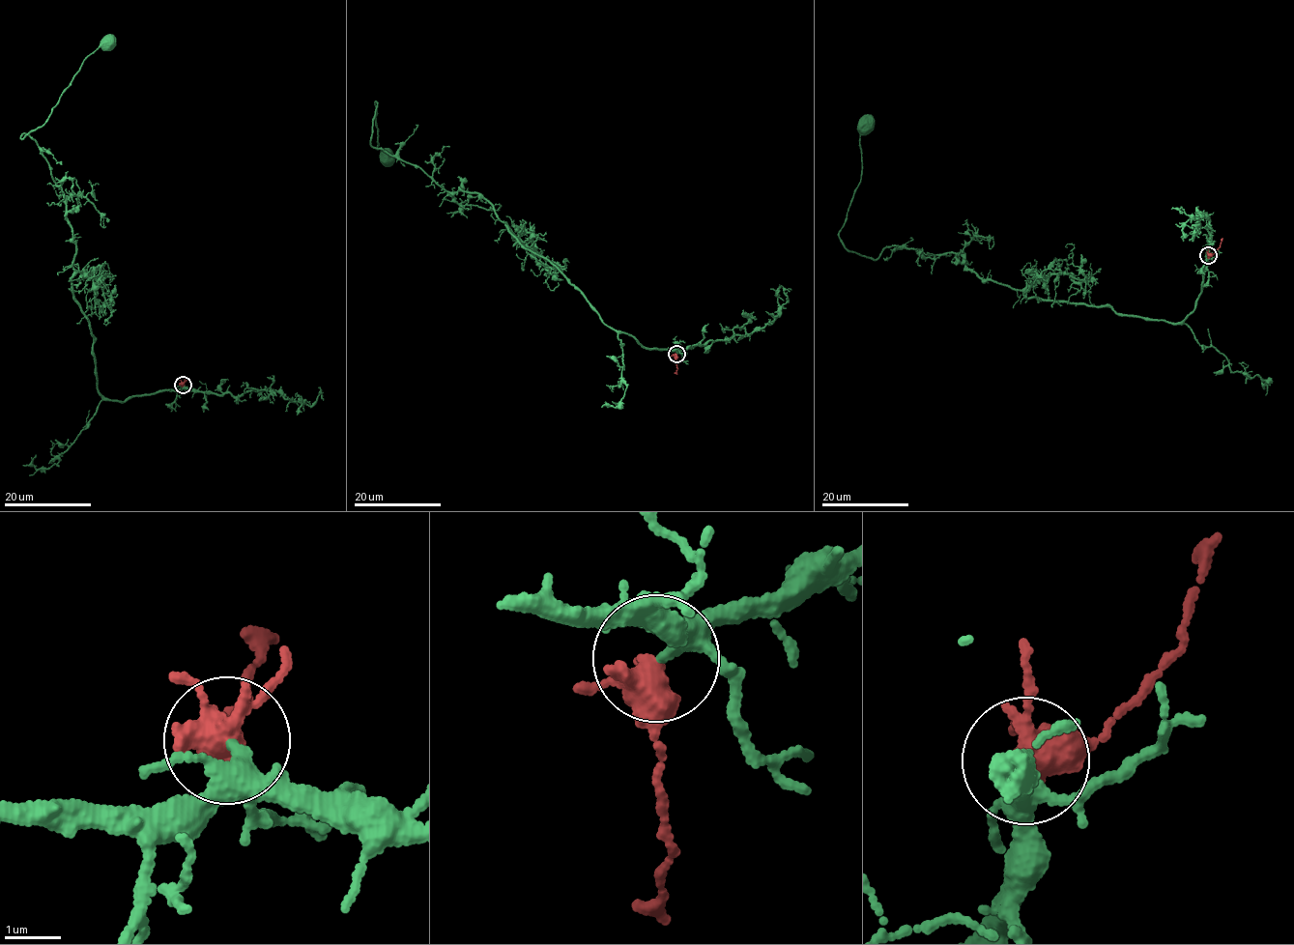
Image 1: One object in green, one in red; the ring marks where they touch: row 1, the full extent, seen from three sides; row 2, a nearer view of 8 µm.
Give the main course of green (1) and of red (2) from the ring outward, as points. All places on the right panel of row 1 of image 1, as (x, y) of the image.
1: (1208, 255), (1193, 309), (1176, 325), (1026, 297), (950, 252), (848, 250), (838, 235), (866, 127)
2: (1208, 255), (1220, 246), (1221, 240)

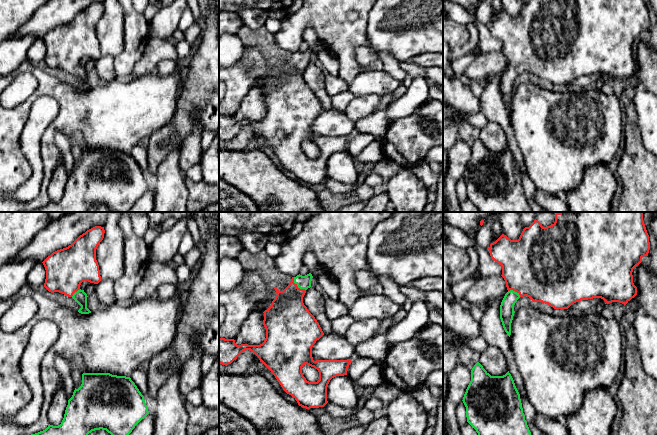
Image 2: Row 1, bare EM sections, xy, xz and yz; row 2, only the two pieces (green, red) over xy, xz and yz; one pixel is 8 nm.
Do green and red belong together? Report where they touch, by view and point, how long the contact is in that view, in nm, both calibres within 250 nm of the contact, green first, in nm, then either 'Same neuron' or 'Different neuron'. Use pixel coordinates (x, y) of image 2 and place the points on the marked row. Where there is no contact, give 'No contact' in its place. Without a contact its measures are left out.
Touches green at xz (297, 285). Shared border 150 nm. Thickness 110 nm (green) against 300 nm. Same neuron

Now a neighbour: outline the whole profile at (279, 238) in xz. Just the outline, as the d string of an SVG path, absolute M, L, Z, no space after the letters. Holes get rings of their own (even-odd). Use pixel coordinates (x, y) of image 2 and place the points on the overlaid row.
M283 233L269 235L269 241L272 243L284 244L286 240L287 240L286 236Z

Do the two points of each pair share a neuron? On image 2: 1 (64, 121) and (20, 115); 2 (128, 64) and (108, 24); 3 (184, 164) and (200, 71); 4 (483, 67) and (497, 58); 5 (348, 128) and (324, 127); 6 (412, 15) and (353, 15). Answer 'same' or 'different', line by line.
1: same
2: different
3: different
4: same
5: same
6: different

